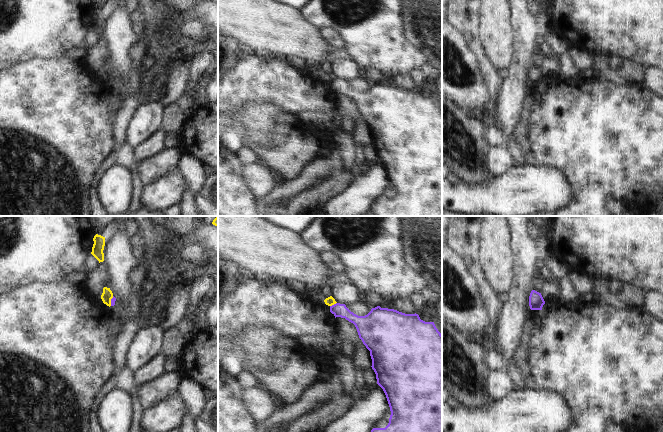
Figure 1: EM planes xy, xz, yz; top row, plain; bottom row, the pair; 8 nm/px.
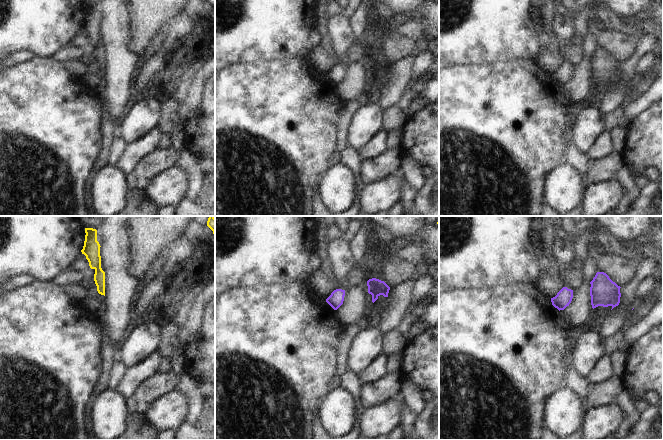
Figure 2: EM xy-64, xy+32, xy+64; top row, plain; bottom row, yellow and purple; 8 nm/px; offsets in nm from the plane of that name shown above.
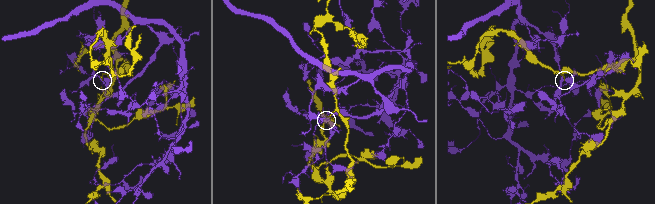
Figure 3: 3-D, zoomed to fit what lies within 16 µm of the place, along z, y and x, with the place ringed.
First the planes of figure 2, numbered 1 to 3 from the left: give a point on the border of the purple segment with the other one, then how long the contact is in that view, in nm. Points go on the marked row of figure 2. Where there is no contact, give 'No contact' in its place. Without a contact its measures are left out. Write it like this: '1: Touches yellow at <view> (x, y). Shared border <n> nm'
1: No contact
2: No contact
3: No contact.

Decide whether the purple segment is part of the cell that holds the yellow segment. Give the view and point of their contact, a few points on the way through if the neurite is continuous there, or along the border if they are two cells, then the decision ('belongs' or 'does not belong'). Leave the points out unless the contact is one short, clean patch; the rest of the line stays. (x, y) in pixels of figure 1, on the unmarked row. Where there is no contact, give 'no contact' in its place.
contact xz (333, 80); does not belong

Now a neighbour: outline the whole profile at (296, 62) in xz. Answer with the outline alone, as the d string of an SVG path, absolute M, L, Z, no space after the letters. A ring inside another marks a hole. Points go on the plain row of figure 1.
M288 55L285 56L284 59L286 60L289 66L297 70L303 70L308 65L308 63L299 56Z

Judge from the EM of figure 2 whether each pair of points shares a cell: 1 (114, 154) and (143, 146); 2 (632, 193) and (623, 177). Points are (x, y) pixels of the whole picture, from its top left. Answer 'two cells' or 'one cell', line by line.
1: two cells
2: one cell

